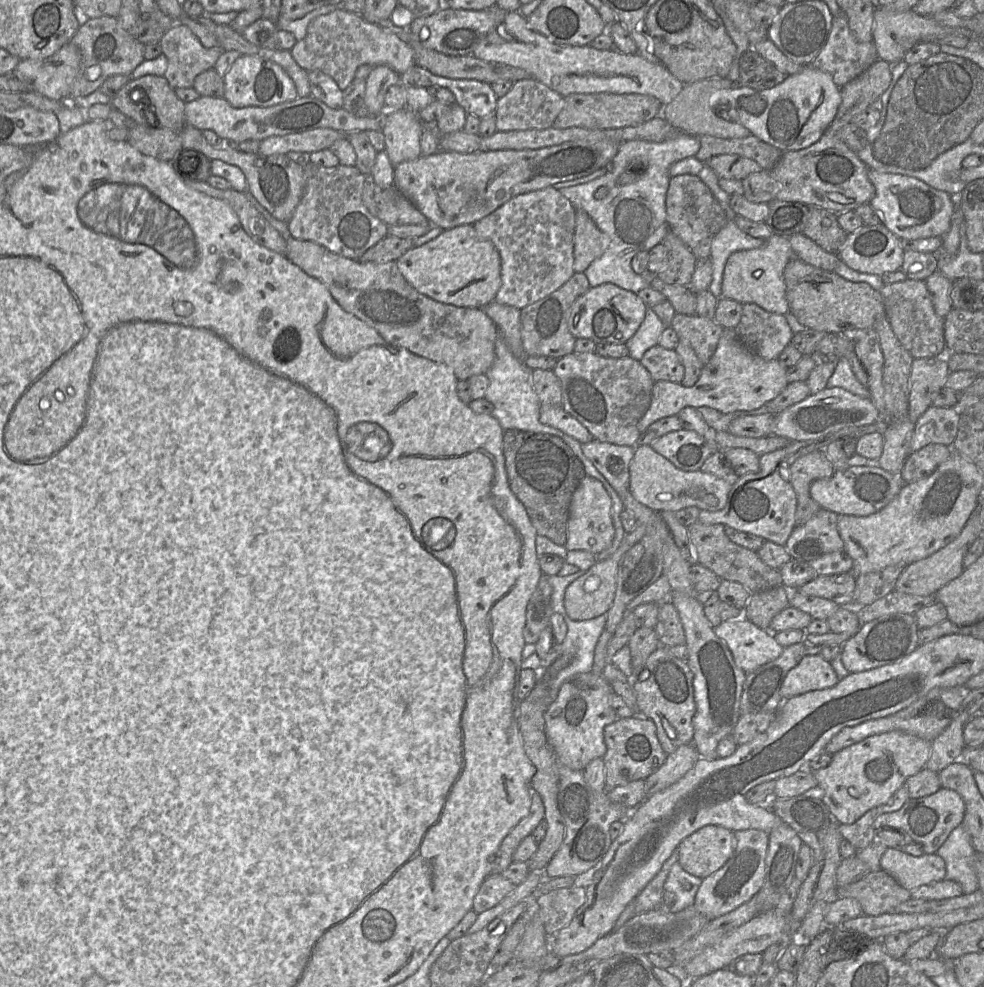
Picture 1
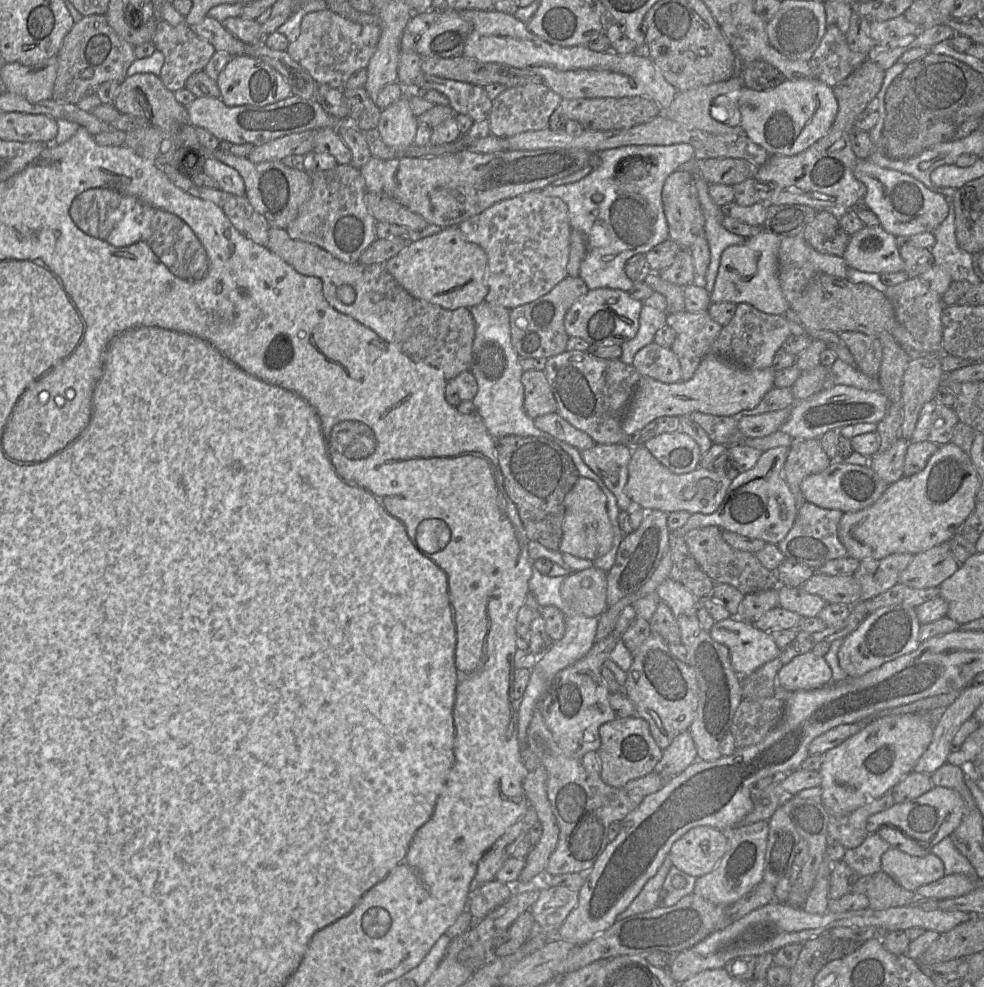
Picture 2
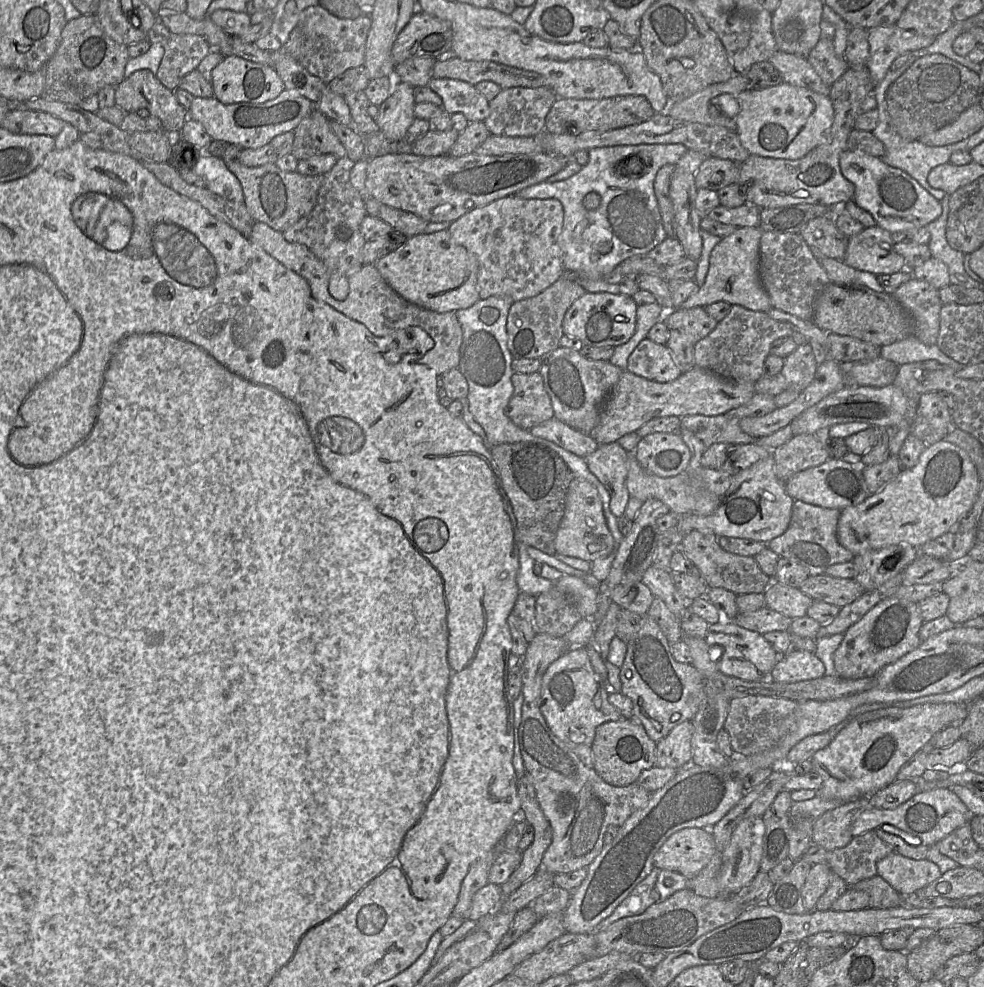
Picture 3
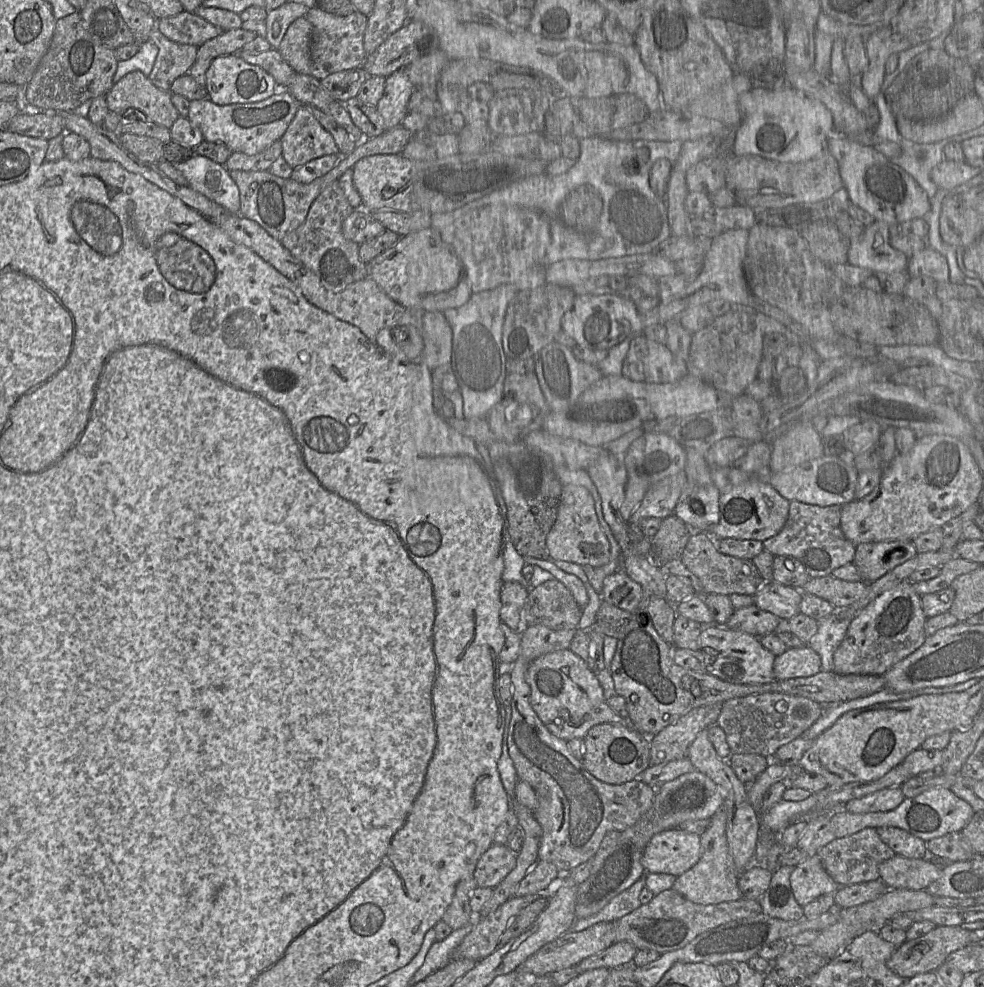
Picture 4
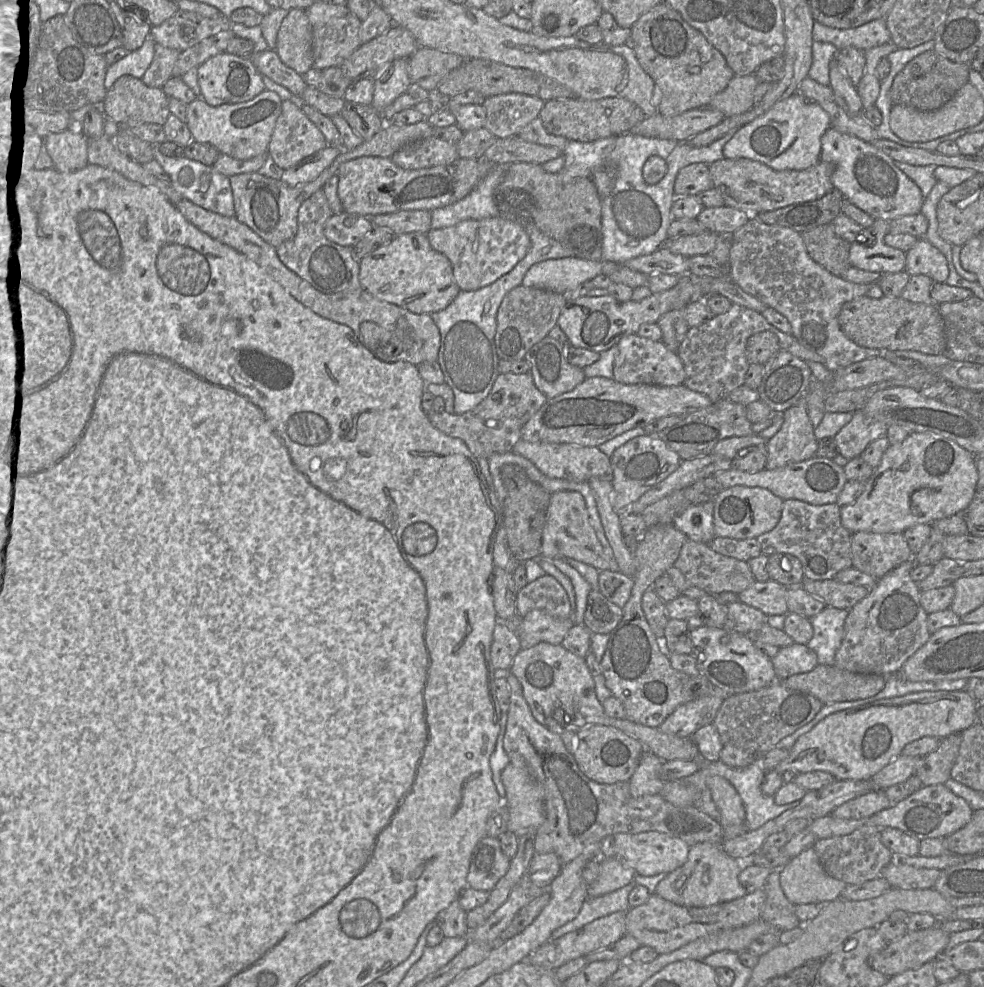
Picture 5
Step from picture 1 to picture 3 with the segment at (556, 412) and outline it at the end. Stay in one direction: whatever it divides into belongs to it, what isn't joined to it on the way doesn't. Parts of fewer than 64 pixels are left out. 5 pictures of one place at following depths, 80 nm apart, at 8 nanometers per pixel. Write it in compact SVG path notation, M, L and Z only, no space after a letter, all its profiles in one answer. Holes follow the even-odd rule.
M556 417L534 426L529 431L533 436L554 442L583 458L593 453L599 446L590 435L574 429Z

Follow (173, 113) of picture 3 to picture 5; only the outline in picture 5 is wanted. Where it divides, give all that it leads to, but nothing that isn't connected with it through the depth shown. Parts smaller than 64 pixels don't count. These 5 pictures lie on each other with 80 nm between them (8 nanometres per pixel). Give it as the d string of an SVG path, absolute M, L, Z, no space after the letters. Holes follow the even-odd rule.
M131 75L120 76L107 91L101 103L105 117L119 125L164 125L169 114L169 102L162 88L146 86Z

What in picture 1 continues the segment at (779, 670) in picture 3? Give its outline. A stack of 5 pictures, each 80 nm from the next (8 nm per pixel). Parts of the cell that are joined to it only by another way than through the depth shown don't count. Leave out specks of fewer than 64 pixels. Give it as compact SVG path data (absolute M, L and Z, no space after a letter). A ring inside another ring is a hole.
M821 655L804 656L785 676L781 686L782 699L813 690L830 688L839 682L831 663Z

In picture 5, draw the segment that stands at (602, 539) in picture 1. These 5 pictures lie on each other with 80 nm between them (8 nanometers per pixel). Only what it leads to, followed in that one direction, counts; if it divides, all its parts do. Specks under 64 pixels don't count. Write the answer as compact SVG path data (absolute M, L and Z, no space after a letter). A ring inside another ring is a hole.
M561 491L552 494L542 534L542 555L552 559L571 558L586 563L599 571L620 571L615 557L607 556L590 524L584 497L575 491Z

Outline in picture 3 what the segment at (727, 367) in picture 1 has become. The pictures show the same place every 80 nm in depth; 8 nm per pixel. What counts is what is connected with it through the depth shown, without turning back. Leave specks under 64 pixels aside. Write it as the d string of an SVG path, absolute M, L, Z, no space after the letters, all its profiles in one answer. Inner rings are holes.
M694 367L676 380L660 383L624 370L603 402L599 421L589 435L599 444L617 442L624 435L636 432L648 421L660 417L690 415L717 416L746 404L756 393L755 383L737 382L710 370Z

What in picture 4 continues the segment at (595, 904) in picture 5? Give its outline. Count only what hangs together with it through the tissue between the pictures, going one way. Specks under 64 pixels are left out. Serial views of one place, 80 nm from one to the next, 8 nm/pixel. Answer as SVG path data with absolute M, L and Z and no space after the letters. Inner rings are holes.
M646 874L628 889L611 899L598 913L586 918L576 919L569 931L582 931L598 922L616 922L621 917L640 907L642 904L639 901L639 895L646 885L645 877Z

